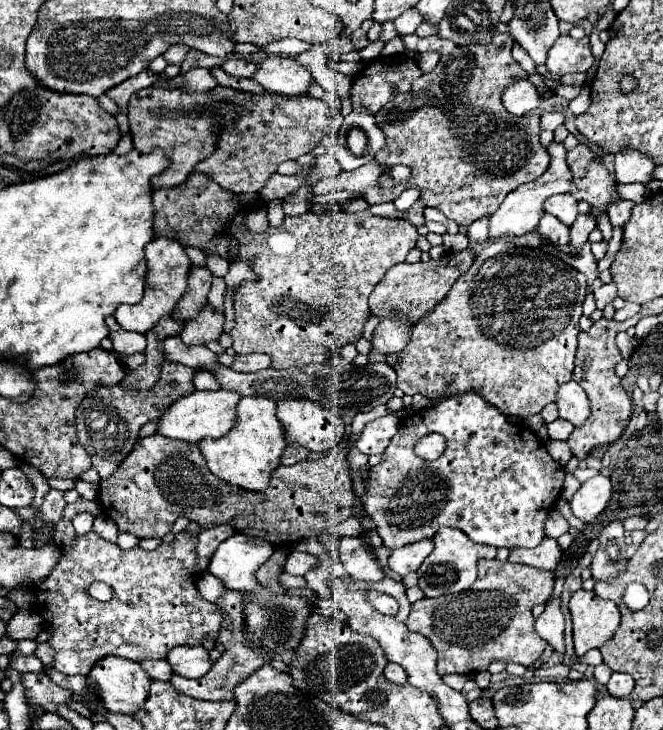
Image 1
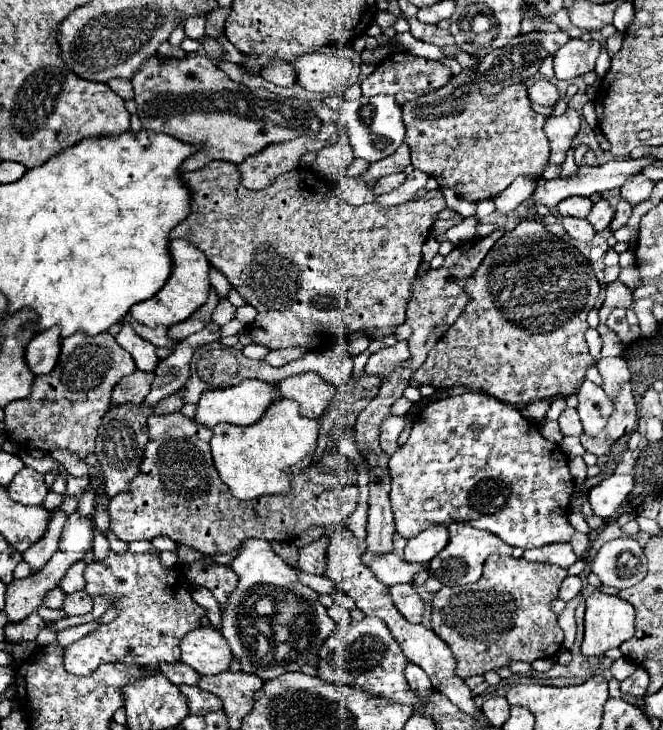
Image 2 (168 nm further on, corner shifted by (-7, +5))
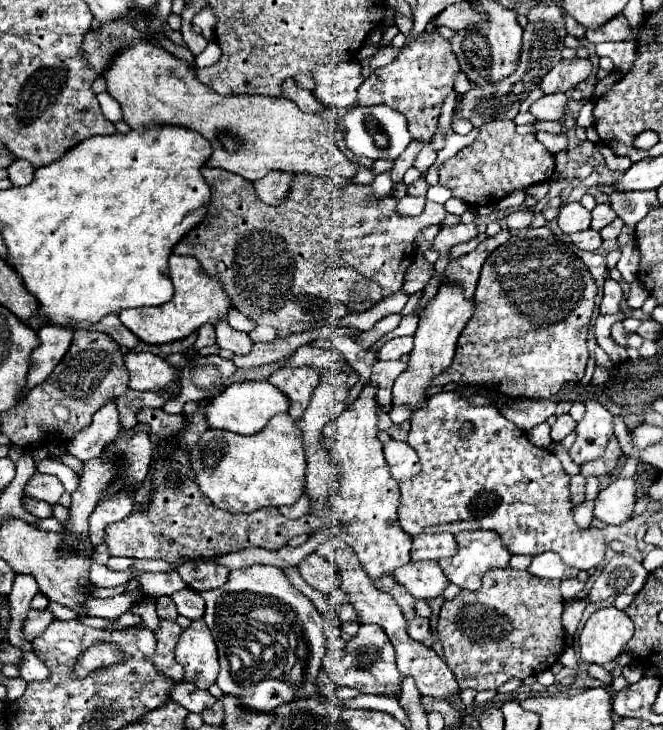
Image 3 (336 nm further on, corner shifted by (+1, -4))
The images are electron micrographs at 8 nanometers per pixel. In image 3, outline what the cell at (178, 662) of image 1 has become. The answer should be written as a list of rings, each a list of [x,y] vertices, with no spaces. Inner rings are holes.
[[[194,620],[182,630],[176,644],[176,660],[184,666],[184,680],[206,690],[218,676],[218,652],[204,620]]]

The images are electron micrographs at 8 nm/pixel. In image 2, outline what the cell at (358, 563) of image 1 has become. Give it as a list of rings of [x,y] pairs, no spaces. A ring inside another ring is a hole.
[[[394,553],[376,555],[368,567],[374,573],[374,577],[388,587],[396,585],[396,583],[410,583],[420,569],[426,569],[426,565],[408,563]]]

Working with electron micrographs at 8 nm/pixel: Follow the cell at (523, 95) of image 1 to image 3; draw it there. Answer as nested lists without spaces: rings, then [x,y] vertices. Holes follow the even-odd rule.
[[[552,94],[552,96],[542,96],[538,102],[532,104],[530,112],[538,120],[562,120],[568,108],[568,94]]]

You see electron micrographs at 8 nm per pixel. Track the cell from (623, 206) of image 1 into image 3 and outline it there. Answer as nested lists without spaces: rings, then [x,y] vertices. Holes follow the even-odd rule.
[[[616,218],[612,224],[608,224],[606,228],[602,228],[602,230],[600,230],[602,240],[616,240],[616,238],[618,238],[618,234],[620,234],[620,230],[622,230],[622,226],[624,226],[622,218]]]

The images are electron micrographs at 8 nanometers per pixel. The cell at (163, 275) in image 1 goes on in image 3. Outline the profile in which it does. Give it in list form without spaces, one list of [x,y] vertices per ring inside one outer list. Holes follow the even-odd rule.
[[[172,254],[170,266],[172,266],[172,284],[174,284],[174,298],[170,302],[154,308],[144,306],[144,308],[122,310],[118,314],[120,322],[146,344],[176,342],[190,336],[192,332],[198,332],[198,328],[204,324],[216,326],[220,320],[228,318],[228,312],[232,308],[222,282],[216,276],[208,276],[196,258]]]

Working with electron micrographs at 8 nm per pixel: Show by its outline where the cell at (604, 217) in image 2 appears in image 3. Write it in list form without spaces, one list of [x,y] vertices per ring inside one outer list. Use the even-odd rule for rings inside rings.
[[[596,204],[596,208],[592,210],[592,228],[594,230],[602,230],[614,218],[616,218],[616,212],[612,210],[610,204]]]

